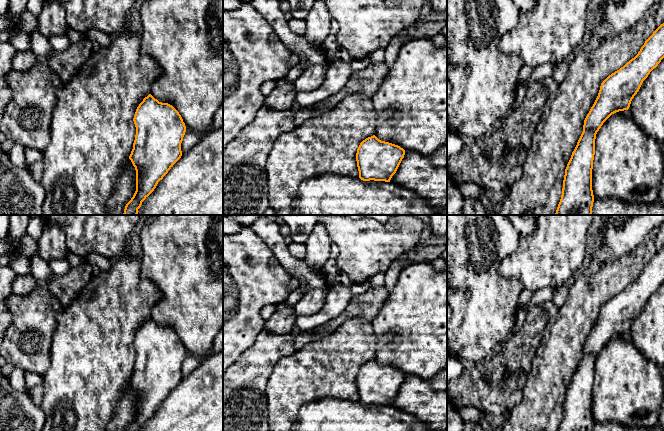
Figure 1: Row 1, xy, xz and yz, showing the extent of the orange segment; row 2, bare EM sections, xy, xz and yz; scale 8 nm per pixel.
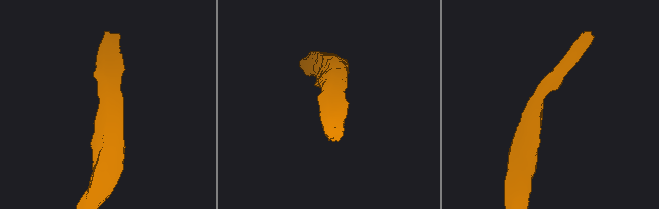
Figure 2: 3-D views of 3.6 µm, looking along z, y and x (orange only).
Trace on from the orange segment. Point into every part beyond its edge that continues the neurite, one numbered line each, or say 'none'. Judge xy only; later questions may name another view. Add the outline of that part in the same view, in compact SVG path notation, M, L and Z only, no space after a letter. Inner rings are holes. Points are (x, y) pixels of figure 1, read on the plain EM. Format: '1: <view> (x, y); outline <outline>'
none

